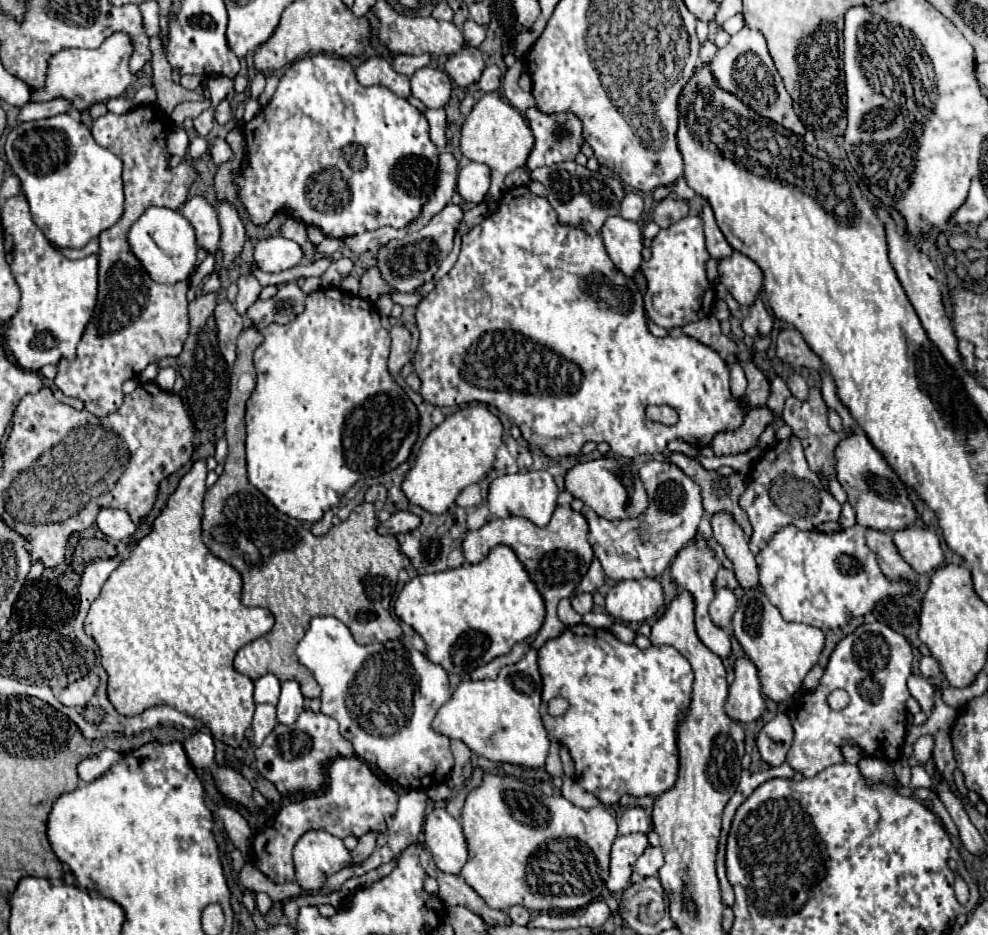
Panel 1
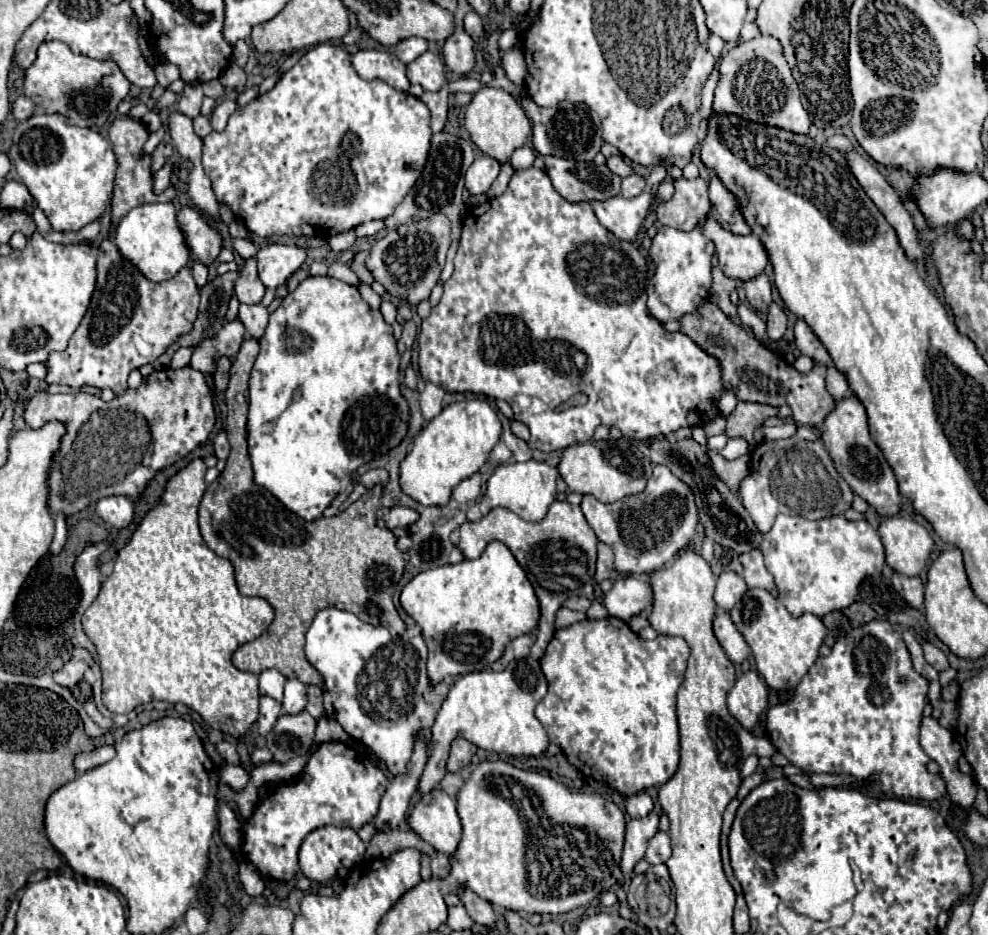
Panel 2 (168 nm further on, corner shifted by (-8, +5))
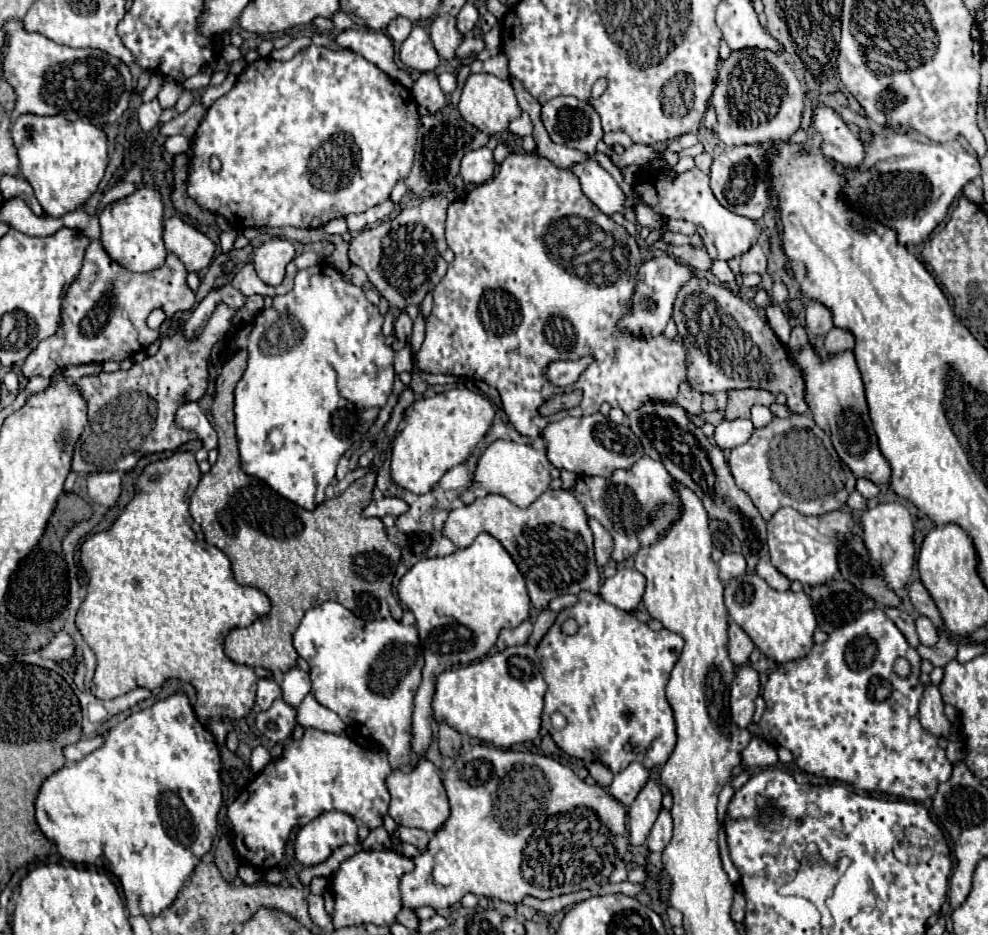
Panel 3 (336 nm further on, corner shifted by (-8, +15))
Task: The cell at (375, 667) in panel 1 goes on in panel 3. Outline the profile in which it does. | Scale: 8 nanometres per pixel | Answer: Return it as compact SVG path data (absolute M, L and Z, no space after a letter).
M322 602L310 608L298 630L294 632L294 648L300 658L310 666L312 690L310 694L318 704L336 712L346 726L358 728L366 738L374 738L388 752L392 768L404 768L410 764L410 718L412 698L420 684L420 670L424 666L418 632L414 626L404 626L394 618L366 622L356 618L338 602Z

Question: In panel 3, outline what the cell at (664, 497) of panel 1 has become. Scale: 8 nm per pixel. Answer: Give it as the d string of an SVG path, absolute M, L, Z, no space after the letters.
M644 456L632 468L616 470L612 476L580 476L572 488L576 500L590 518L596 518L614 538L612 560L622 562L638 552L638 548L654 544L662 532L678 518L680 500L670 486L672 478L666 468Z

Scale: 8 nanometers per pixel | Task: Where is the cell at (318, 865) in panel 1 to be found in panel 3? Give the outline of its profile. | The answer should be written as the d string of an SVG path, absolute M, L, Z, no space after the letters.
M336 810L324 812L298 832L294 842L296 860L304 866L324 862L338 846L354 844L358 840L356 830L358 826L352 816Z

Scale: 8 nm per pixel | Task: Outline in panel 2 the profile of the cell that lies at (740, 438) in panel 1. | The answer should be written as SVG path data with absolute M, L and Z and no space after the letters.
M738 402L736 410L726 418L726 436L728 438L744 438L748 442L748 450L756 448L754 432L764 424L766 418L776 416L778 408L756 402Z

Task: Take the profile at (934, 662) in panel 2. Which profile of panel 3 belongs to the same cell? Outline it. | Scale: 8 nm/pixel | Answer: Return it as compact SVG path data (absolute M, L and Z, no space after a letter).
M920 616L916 620L916 630L918 630L918 636L920 636L920 642L924 646L934 646L938 642L938 634L936 634L936 628L934 624L930 622L930 618L926 616Z

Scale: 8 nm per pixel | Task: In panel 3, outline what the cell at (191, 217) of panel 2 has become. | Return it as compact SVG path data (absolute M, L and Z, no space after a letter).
M178 216L164 222L164 244L166 250L180 258L188 272L200 272L208 268L216 250L212 240Z

